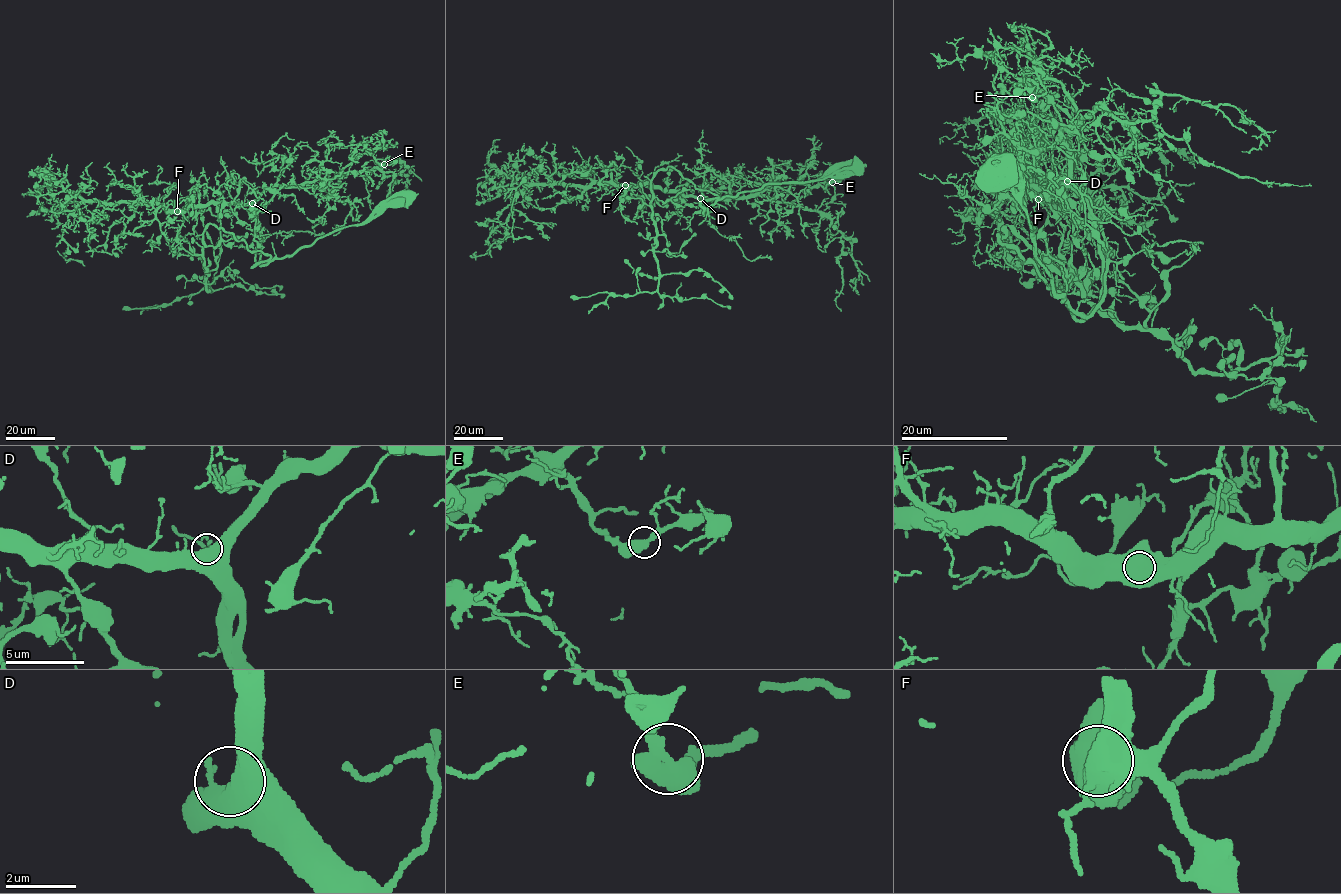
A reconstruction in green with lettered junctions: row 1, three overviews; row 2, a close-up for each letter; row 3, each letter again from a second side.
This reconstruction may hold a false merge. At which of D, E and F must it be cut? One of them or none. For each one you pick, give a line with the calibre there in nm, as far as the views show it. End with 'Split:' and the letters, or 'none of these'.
Split: none of these

